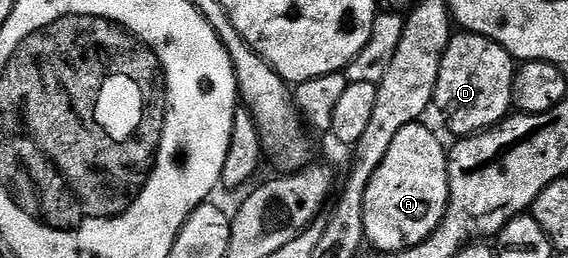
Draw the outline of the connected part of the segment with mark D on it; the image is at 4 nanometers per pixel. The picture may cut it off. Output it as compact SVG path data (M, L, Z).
M473 33L458 34L451 38L442 58L440 77L436 81L433 106L442 110L442 115L446 118L446 127L454 134L454 137L465 137L477 135L479 131L487 131L490 127L496 127L511 114L514 102L516 60L498 43L485 39L483 35Z

